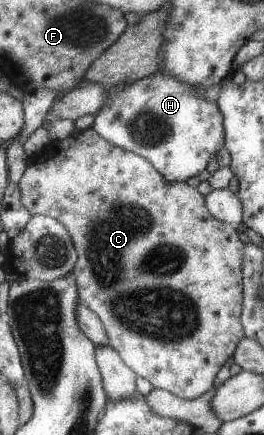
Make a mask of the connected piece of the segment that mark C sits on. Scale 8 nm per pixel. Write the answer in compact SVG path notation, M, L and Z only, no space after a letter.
M83 130L71 135L63 141L51 142L37 157L28 161L27 169L19 182L22 190L22 201L33 216L50 216L62 222L72 235L79 258L74 275L80 291L80 304L96 312L106 326L111 346L121 355L125 364L137 373L137 376L148 380L155 388L173 393L183 400L195 400L205 396L213 389L213 383L221 371L221 367L235 356L237 347L246 337L242 314L244 313L244 245L245 239L239 229L232 224L217 220L206 205L206 196L201 195L195 187L185 182L168 181L157 170L151 161L134 152L126 151L113 145L97 131Z

